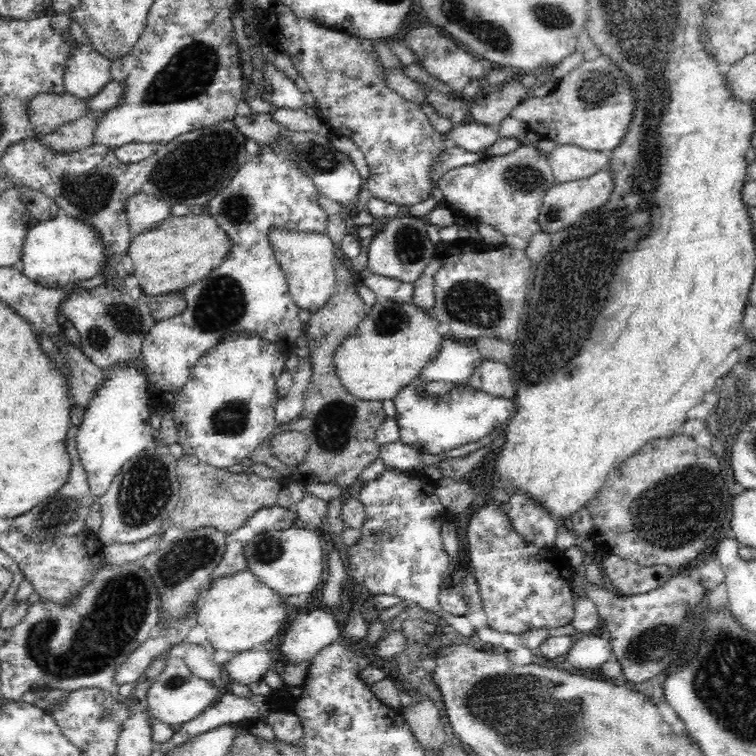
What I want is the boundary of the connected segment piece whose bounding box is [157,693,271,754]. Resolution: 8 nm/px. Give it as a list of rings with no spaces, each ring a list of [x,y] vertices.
[[[226,693],[220,696],[214,705],[208,706],[201,713],[194,720],[176,727],[176,734],[157,748],[166,754],[174,747],[214,728],[238,724],[248,718],[258,720],[260,716],[264,716],[267,719],[271,713],[270,698],[268,696],[240,698],[233,693]]]

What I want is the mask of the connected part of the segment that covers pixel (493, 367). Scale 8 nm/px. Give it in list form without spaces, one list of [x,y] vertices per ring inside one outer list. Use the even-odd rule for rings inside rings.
[[[483,359],[467,378],[467,386],[489,395],[514,398],[516,394],[511,367],[500,361]]]

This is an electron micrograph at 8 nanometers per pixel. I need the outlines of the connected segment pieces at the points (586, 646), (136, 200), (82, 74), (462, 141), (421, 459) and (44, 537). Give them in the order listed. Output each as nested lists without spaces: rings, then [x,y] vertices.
[[[594,631],[582,633],[565,656],[568,666],[588,674],[598,670],[604,662],[613,657],[611,641],[602,638],[600,634],[594,634]]]
[[[145,193],[136,194],[127,200],[127,222],[132,233],[142,234],[143,232],[151,231],[156,227],[156,224],[162,223],[172,216],[171,205],[166,200],[161,200],[154,195]]]
[[[90,42],[78,43],[64,72],[66,92],[91,99],[111,81],[111,60],[100,54]]]
[[[468,122],[456,124],[452,130],[442,134],[446,139],[452,140],[456,146],[468,150],[468,152],[484,153],[494,142],[500,140],[498,127]]]
[[[400,440],[383,444],[379,456],[387,468],[393,468],[398,472],[421,470],[425,466],[436,465],[444,458],[444,456],[432,456],[432,454],[416,451]]]
[[[71,425],[66,435],[67,452],[72,461],[72,468],[66,484],[48,500],[42,501],[28,512],[10,520],[14,530],[18,530],[25,538],[28,538],[29,542],[52,543],[60,536],[74,536],[87,528],[86,518],[90,514],[95,496],[92,495],[92,491],[88,487],[86,469],[84,469],[83,462],[80,461],[76,440],[77,428],[78,426]]]

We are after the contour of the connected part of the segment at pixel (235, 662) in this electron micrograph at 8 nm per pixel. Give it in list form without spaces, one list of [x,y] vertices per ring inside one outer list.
[[[264,647],[240,652],[226,663],[226,672],[232,683],[252,684],[263,679],[269,669],[275,667],[275,655],[272,650],[264,650]]]

